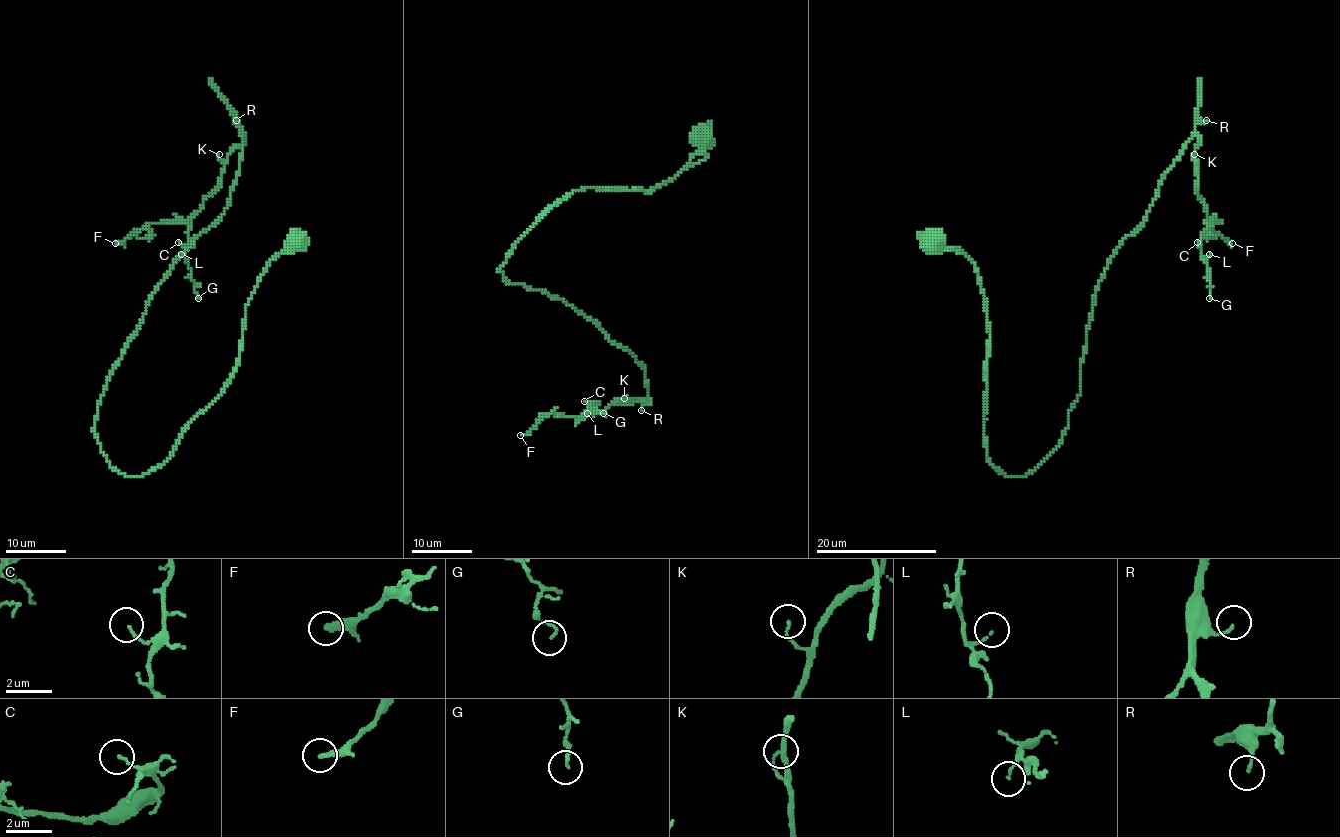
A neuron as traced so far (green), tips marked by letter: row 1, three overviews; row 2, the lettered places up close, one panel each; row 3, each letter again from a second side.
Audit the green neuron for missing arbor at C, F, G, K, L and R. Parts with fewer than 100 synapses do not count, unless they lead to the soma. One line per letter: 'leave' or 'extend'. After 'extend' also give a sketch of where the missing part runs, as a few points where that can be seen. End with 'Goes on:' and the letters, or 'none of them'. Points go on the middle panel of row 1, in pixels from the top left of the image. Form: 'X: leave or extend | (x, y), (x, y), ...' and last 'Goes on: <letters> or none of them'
C: leave
F: leave
G: leave
K: leave
L: leave
R: leave
Goes on: none of them

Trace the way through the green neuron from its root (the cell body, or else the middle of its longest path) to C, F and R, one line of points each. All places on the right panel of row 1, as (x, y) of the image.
C: (930, 240), (975, 266), (986, 455), (1016, 477), (1057, 447), (1098, 283), (1194, 135), (1197, 242)
F: (930, 240), (975, 266), (986, 455), (1016, 477), (1057, 447), (1098, 283), (1194, 135), (1197, 195), (1232, 243)
R: (930, 240), (975, 266), (989, 331), (986, 455), (1022, 477), (1067, 426), (1108, 260), (1206, 120)

